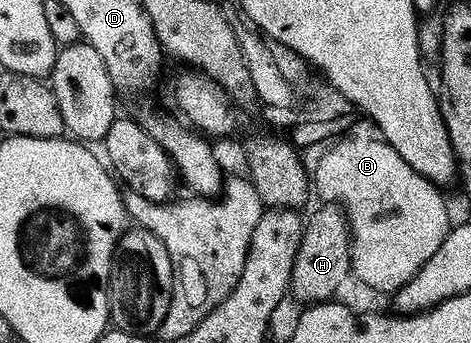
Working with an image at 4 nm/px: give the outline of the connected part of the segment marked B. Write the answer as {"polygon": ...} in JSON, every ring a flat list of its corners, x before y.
{"polygon":[[351,137,332,142,326,148,328,151,320,157,315,171,313,167,313,191,343,208,351,228,351,270,354,278,359,278,375,291,394,293,423,268,425,261,429,261,437,249,441,249,441,241,445,241,450,228,445,195,439,192,442,190,436,184,421,177,421,173,417,173,417,169,413,169,413,165,409,165,409,161,405,161,405,157,401,157,397,149,383,142,382,138,347,138]]}

